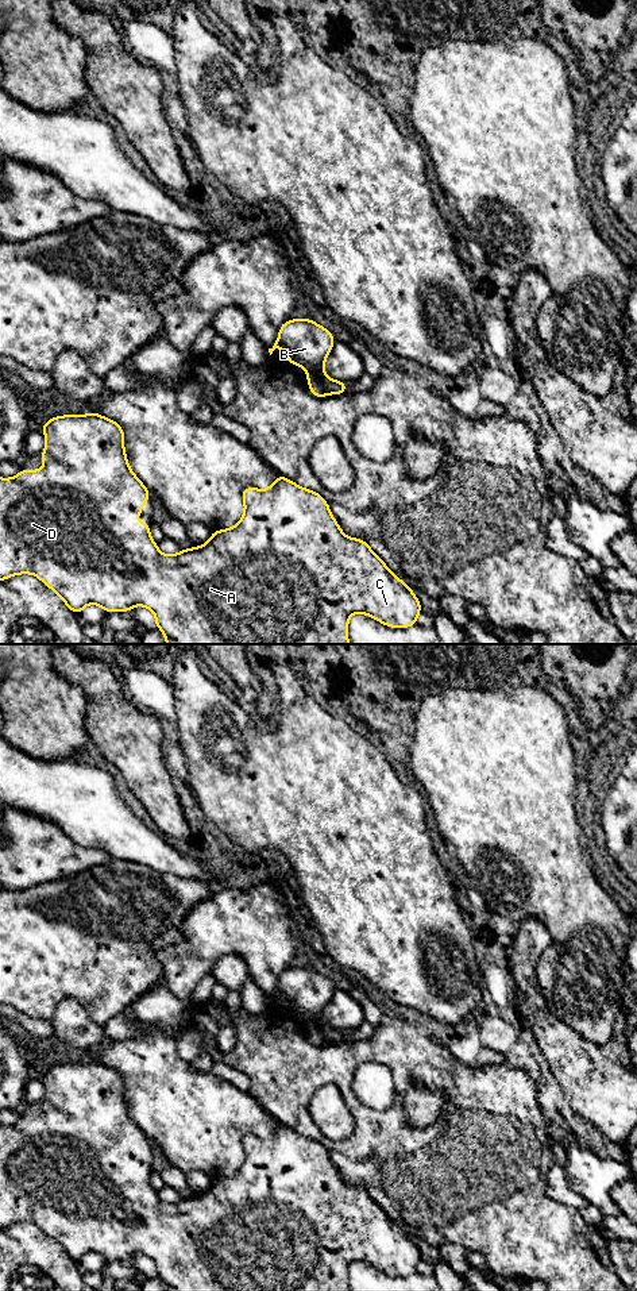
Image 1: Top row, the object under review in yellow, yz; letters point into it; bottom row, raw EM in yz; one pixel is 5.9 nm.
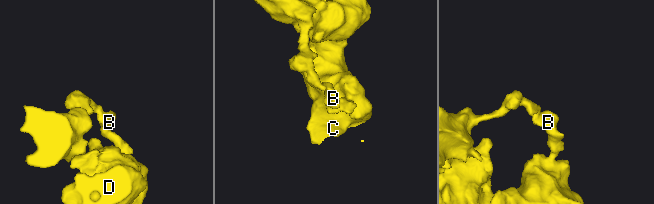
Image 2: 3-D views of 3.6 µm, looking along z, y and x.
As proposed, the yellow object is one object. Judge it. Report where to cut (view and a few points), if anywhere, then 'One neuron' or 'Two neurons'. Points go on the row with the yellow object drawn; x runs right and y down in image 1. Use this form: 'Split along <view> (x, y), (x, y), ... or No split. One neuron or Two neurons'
Split along yz (308, 377), (315, 377), (328, 393). Two neurons

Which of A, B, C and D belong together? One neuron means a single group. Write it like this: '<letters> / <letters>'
A C D / B

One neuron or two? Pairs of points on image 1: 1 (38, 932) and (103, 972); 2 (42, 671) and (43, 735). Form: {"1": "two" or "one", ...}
{"1": "one", "2": "one"}

